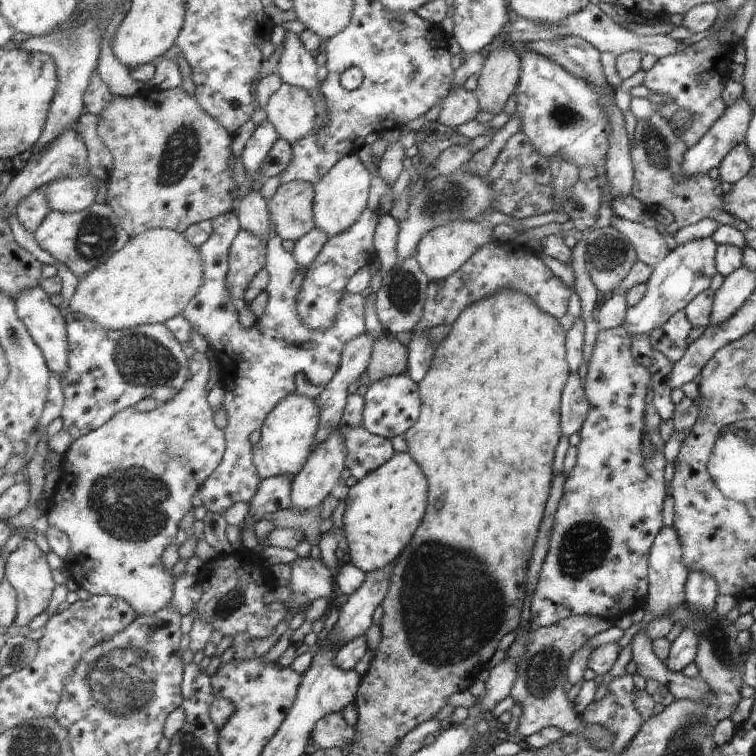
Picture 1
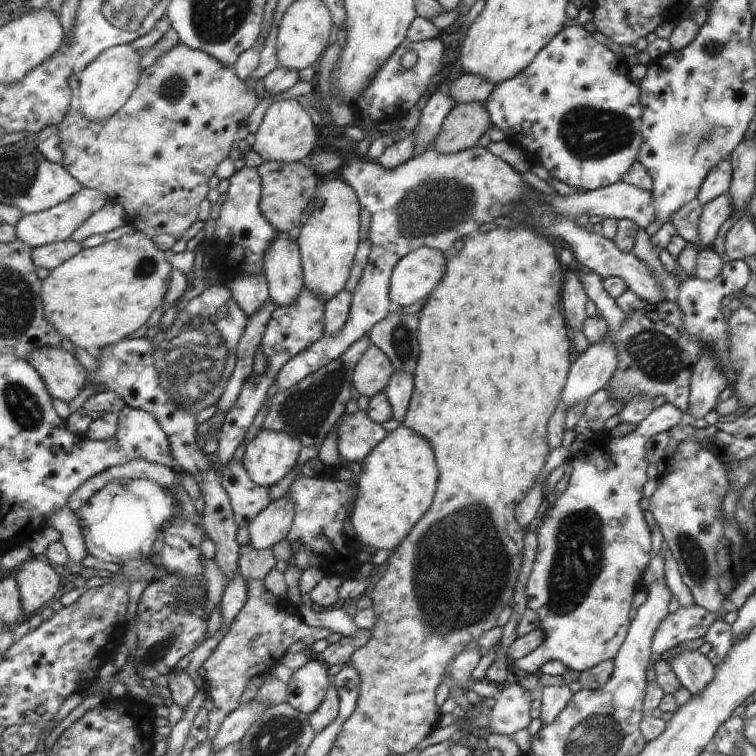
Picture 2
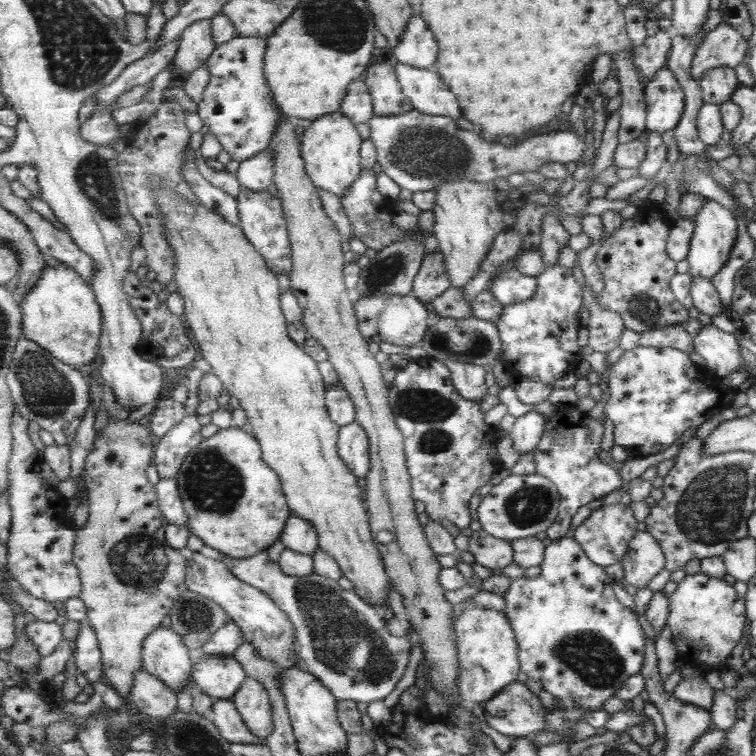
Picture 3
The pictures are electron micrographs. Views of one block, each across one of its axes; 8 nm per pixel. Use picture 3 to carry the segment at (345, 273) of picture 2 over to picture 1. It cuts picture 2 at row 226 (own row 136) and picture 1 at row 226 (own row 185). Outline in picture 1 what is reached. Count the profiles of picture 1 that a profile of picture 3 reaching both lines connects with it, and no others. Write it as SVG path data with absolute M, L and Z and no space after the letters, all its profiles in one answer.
M354 152L341 158L315 186L315 224L329 239L350 230L368 208L373 176Z

